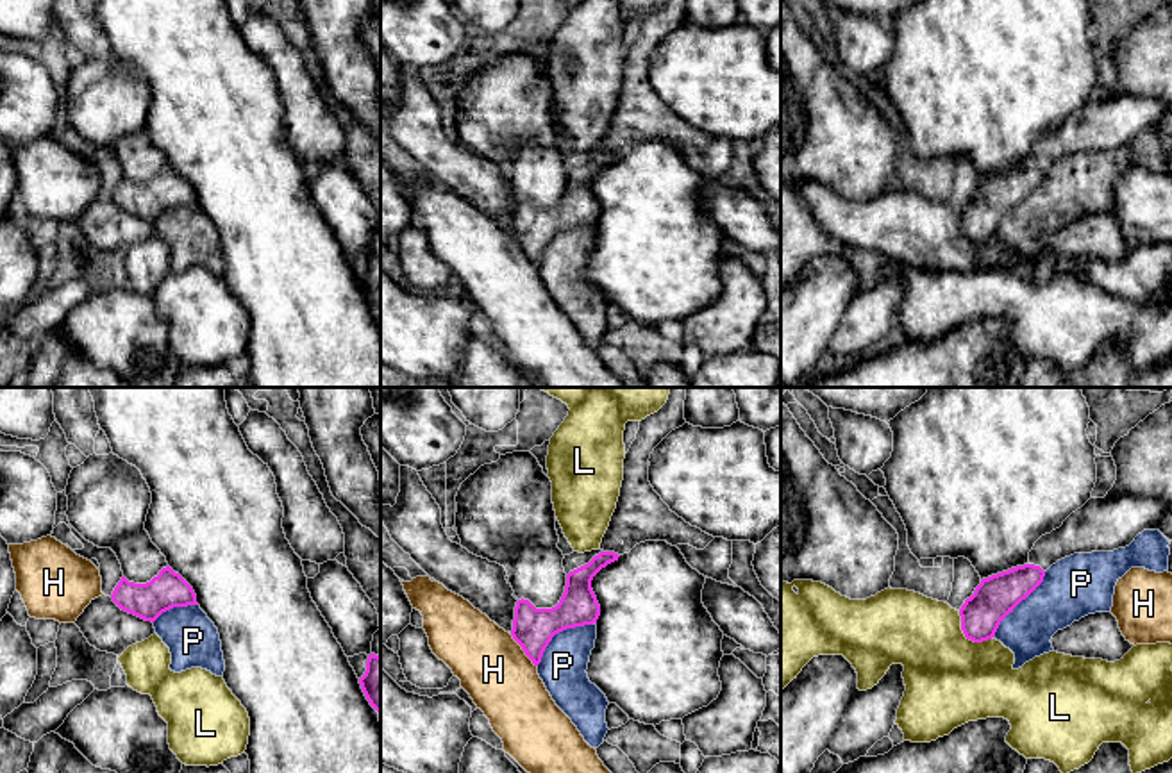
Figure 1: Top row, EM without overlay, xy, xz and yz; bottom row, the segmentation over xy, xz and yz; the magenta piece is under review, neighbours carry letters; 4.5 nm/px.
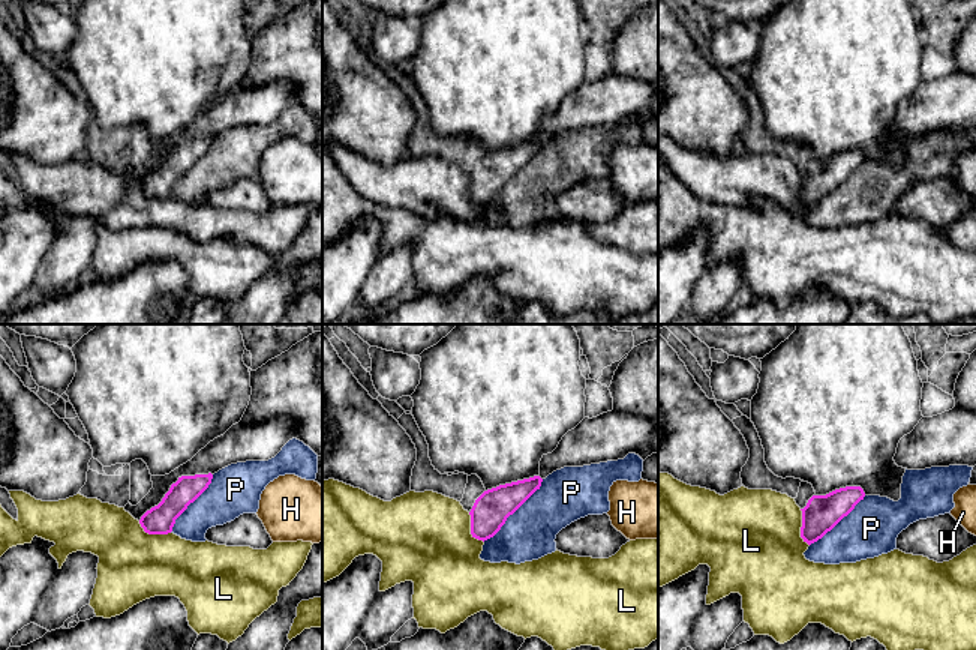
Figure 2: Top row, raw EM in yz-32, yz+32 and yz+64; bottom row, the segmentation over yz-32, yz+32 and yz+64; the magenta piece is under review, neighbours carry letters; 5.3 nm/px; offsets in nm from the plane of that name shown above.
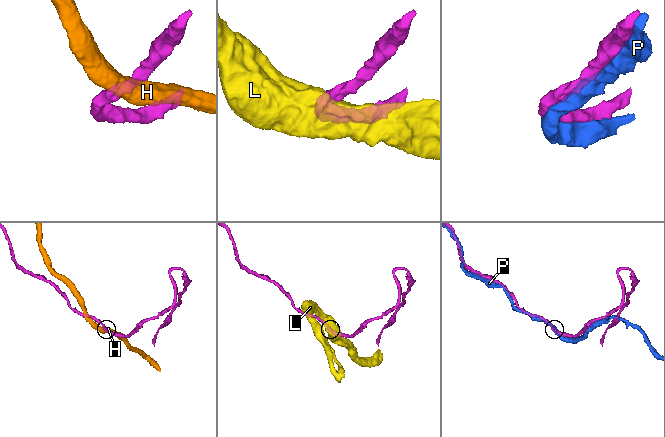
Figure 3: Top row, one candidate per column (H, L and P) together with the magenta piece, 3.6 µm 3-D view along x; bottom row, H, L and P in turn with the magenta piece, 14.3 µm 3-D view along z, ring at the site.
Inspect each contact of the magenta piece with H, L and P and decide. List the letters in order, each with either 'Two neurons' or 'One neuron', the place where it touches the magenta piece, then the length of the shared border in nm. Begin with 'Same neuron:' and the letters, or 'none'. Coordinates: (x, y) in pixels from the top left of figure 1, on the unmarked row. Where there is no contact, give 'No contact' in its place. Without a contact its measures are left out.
Same neuron: P
H: Two neurons. Touches magenta at xz (522, 249). Shared border 200 nm
L: Two neurons. Touches magenta at yz (967, 238). Shared border 200 nm
P: One neuron. Touches magenta at xz (560, 231). Shared border 320 nm

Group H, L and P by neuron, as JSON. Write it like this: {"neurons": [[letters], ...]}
{"neurons": [["H"], ["L"], ["P"]]}

